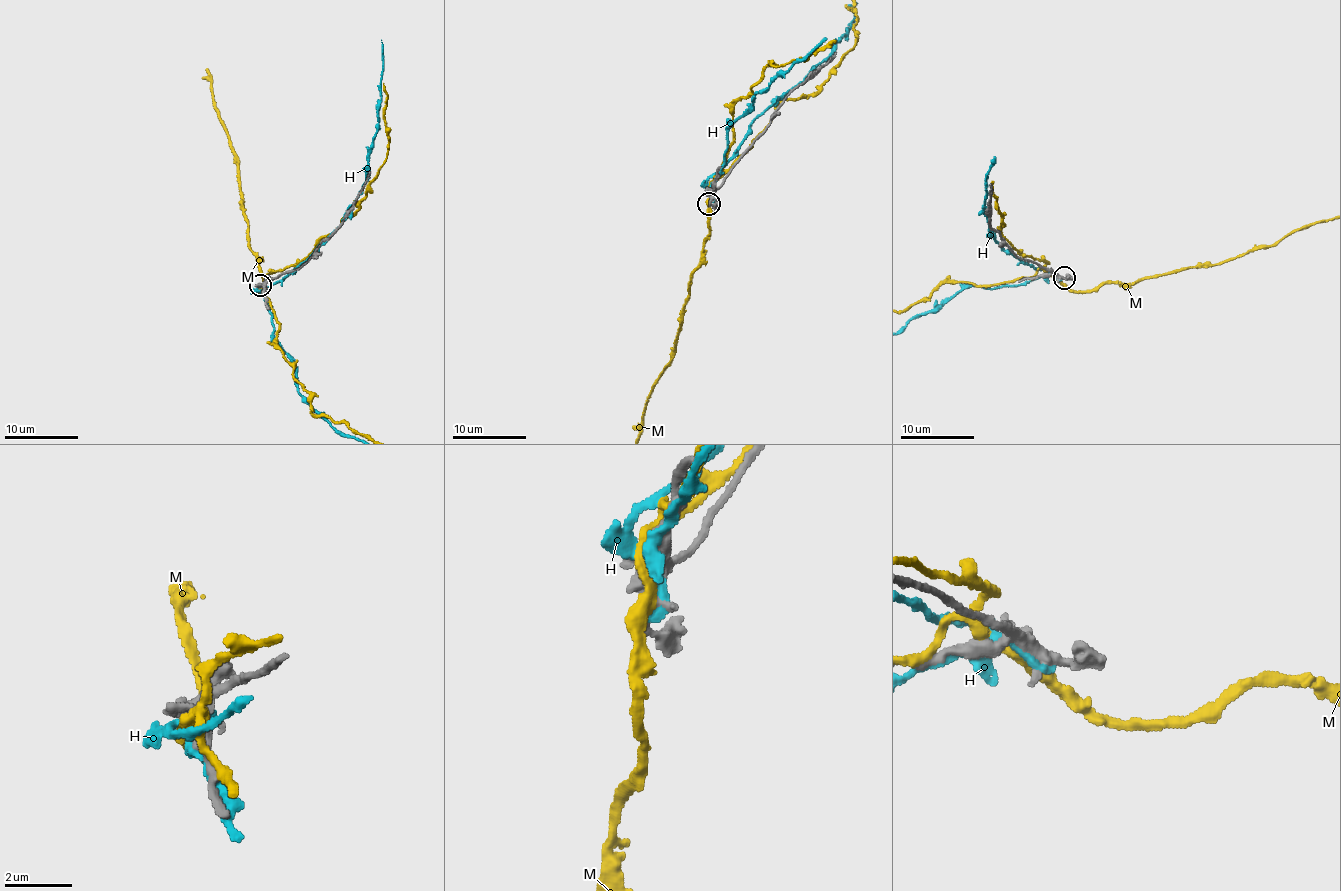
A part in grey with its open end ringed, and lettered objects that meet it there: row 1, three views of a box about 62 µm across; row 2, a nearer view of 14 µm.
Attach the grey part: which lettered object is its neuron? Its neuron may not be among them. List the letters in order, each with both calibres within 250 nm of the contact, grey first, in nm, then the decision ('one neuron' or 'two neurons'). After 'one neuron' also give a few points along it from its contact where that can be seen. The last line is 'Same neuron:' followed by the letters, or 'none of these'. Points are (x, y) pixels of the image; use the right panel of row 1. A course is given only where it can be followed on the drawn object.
H: 360 nm thick on the grey side, 240 nm on the other; two neurons
M: 380 nm thick on the grey side, 380 nm on the other; two neurons
Same neuron: none of these

